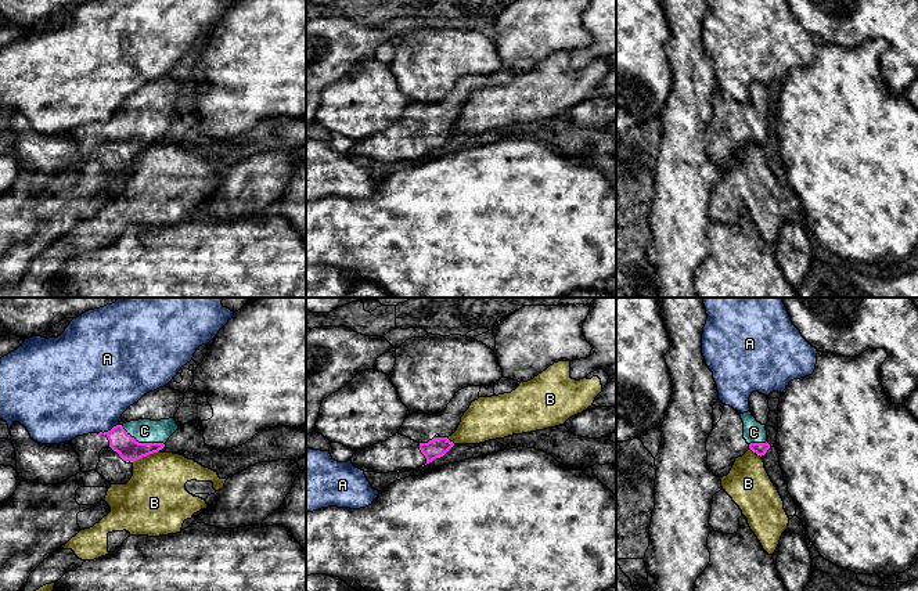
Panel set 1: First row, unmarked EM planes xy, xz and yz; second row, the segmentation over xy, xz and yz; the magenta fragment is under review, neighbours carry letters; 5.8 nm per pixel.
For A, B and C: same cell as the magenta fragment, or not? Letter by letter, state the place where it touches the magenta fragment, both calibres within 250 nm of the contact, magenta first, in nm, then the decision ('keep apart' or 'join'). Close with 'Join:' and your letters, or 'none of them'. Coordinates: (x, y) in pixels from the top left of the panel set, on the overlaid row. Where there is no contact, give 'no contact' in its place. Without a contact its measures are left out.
A: xy (108, 431) | 130/460 nm | keep apart
B: xy (146, 456) | 130/360 nm | keep apart
C: xy (143, 443) | 130/140 nm | join
Join: C

